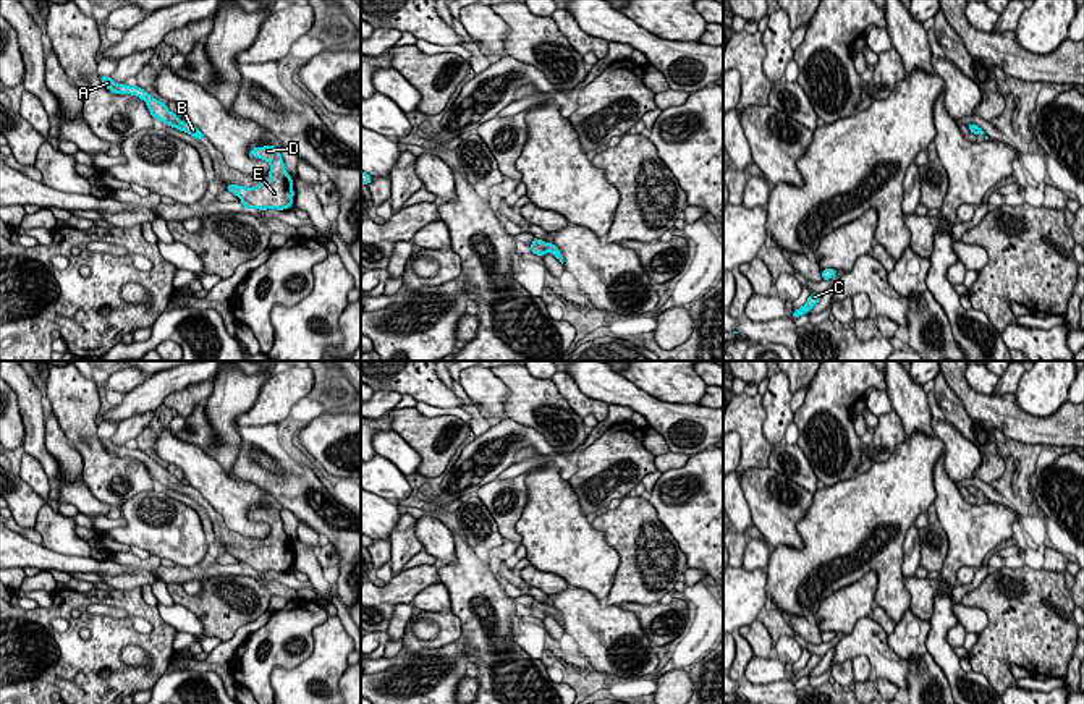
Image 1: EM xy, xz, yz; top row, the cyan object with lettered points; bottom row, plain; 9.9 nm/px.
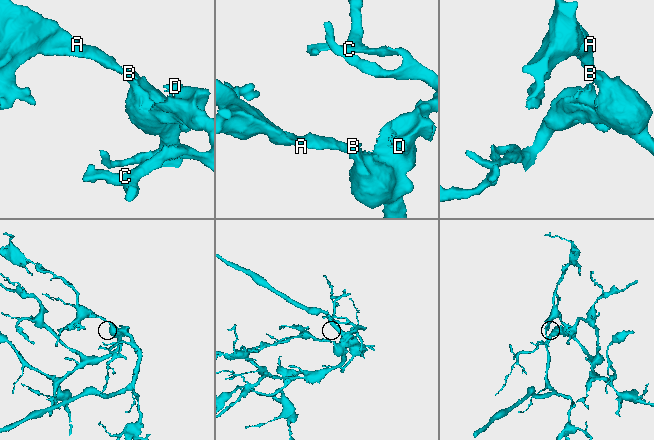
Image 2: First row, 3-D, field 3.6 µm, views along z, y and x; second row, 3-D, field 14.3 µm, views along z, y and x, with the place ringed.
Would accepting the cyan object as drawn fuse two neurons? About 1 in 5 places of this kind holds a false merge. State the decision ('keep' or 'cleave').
keep

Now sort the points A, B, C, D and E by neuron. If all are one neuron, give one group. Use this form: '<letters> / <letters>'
A B C D E

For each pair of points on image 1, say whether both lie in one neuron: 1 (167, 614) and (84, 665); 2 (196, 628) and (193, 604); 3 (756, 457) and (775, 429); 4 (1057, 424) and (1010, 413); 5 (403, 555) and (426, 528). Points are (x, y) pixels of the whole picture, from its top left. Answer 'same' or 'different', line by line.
1: different
2: different
3: different
4: same
5: different

